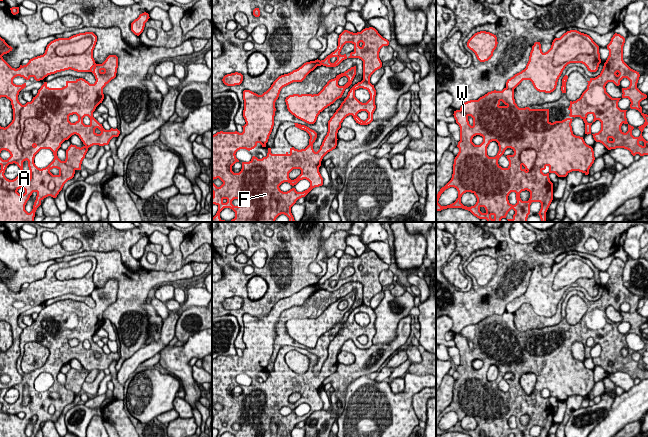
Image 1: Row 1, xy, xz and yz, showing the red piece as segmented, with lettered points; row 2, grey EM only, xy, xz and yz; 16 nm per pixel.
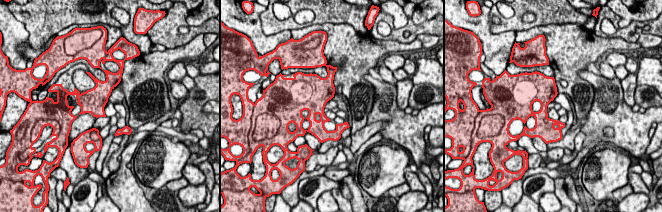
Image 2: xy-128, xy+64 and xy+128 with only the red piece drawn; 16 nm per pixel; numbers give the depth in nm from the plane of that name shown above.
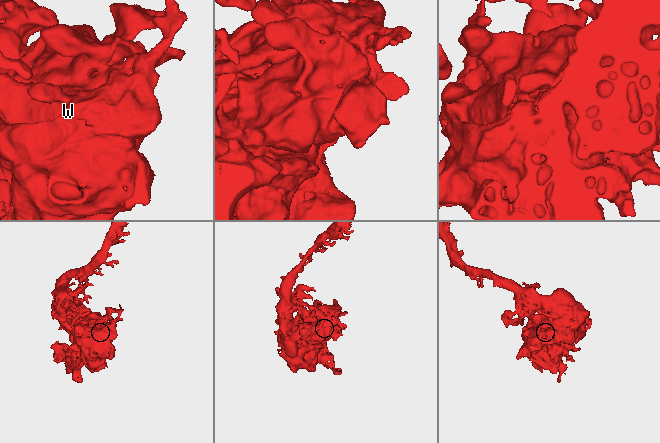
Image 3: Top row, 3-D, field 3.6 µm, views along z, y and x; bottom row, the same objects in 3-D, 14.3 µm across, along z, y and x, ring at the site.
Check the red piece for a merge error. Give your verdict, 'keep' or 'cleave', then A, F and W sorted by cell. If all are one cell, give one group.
keep; A F W

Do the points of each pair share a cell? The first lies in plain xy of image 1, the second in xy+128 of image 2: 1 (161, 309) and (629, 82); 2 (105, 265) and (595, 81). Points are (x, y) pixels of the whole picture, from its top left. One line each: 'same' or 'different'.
1: different
2: different

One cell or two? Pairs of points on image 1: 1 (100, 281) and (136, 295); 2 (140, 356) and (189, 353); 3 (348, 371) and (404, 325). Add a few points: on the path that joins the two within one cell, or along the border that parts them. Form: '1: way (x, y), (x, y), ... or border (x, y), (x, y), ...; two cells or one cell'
1: way (109, 275), (117, 275), (128, 286); one cell
2: border (167, 344), (158, 352); two cells
3: way (364, 360), (378, 347), (391, 347), (397, 341); one cell

